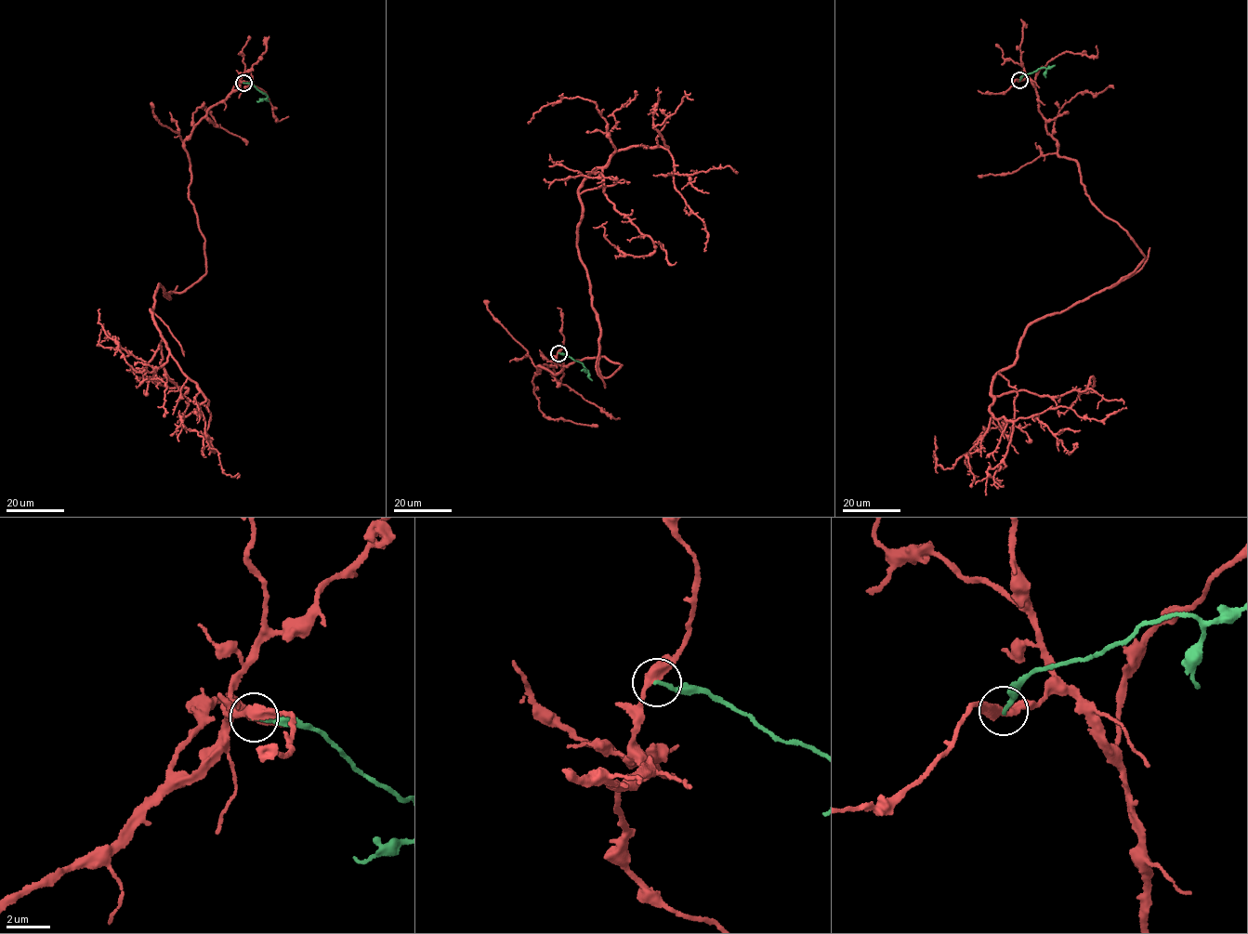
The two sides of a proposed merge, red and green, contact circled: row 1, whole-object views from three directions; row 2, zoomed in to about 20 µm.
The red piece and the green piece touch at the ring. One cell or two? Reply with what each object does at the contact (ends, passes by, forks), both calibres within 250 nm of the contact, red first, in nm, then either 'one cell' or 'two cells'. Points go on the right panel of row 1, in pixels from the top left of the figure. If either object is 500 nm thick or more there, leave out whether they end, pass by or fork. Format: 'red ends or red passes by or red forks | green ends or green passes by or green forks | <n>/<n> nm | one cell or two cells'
red passes by | green ends | 400/190 nm | two cells

